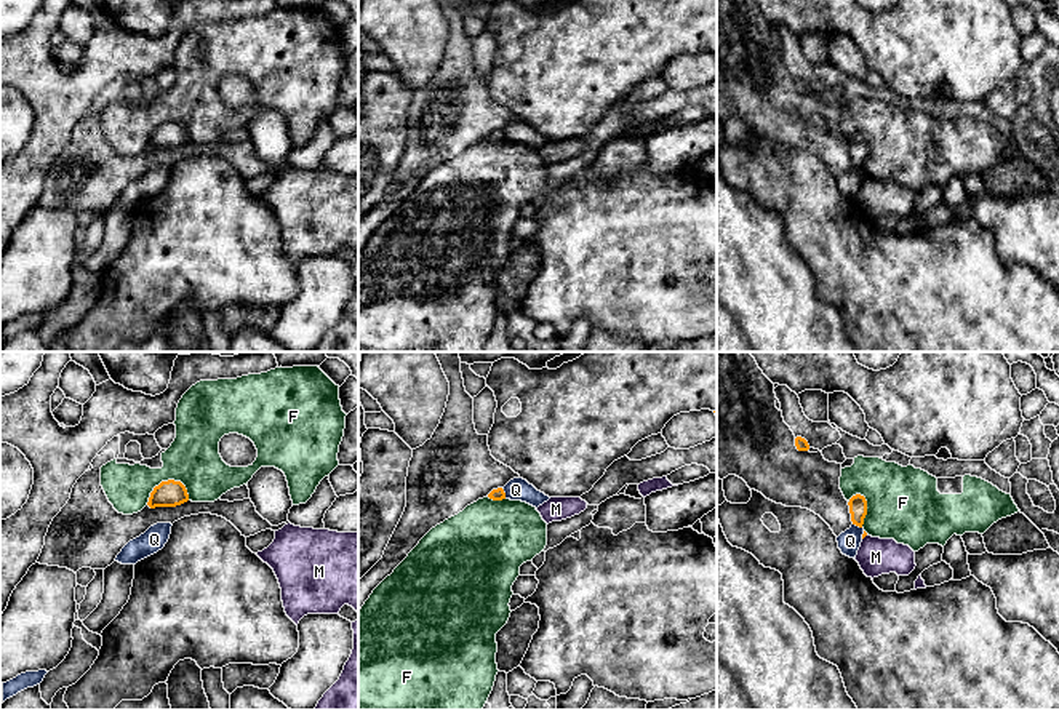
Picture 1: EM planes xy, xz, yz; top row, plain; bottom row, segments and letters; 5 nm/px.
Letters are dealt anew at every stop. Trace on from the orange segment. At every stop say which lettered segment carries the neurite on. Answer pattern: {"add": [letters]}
{"add": []}

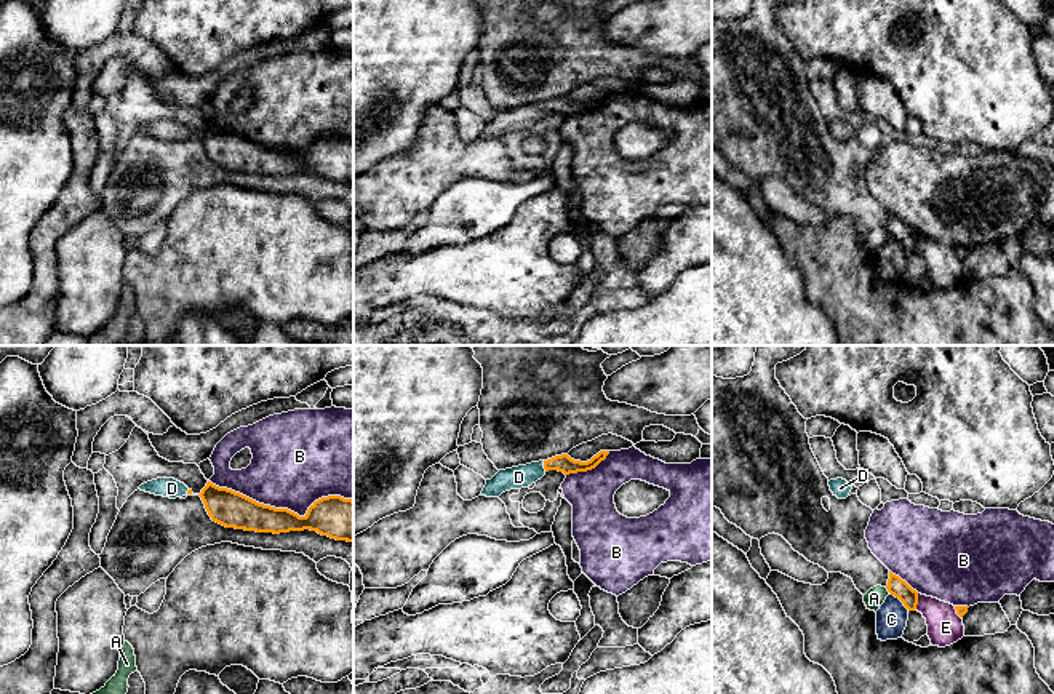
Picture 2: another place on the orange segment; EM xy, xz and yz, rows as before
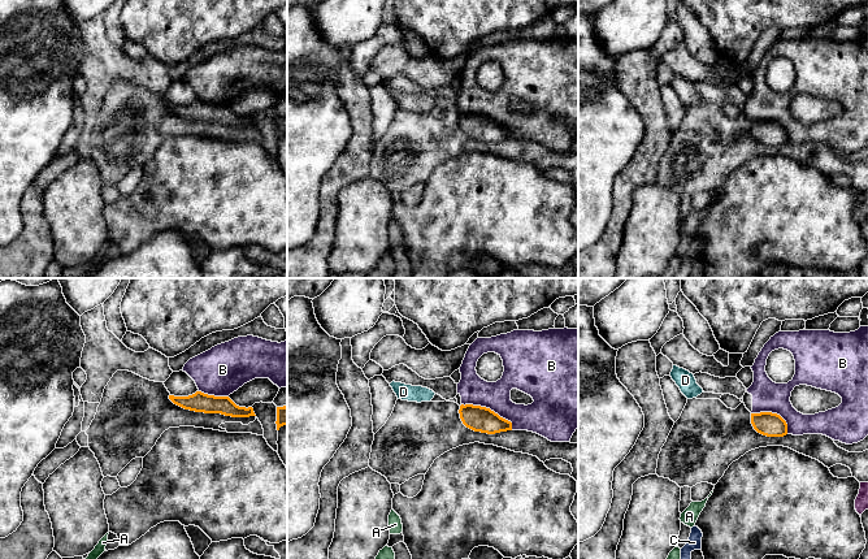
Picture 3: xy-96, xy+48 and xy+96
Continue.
{"add": ["D"]}

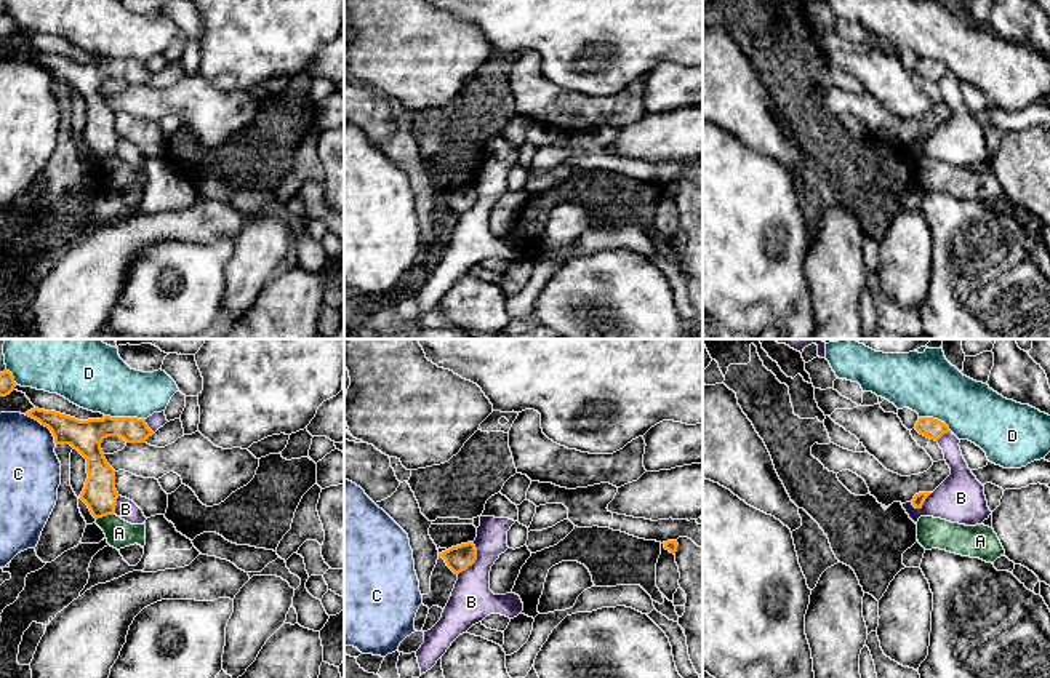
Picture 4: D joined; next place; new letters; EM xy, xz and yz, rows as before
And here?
{"add": []}

